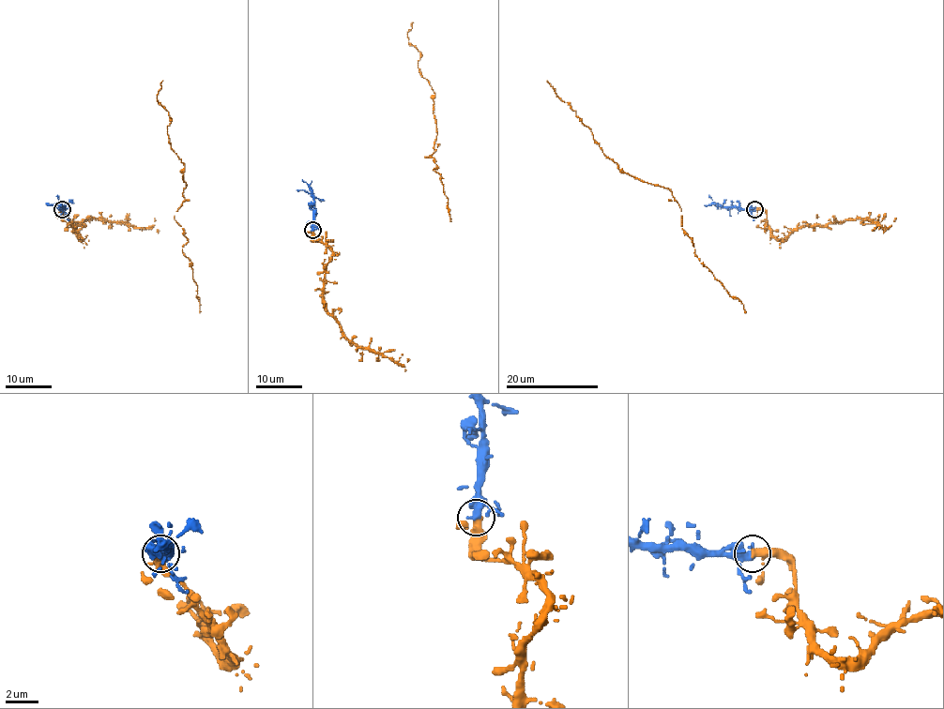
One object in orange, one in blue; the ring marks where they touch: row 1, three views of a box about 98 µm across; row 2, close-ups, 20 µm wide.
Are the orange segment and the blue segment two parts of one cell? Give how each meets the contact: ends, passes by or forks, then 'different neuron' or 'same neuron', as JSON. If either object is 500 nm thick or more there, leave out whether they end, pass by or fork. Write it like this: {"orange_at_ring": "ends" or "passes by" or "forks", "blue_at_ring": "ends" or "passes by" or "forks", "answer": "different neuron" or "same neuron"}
{"orange_at_ring": "passes by", "blue_at_ring": "passes by", "answer": "same neuron"}

